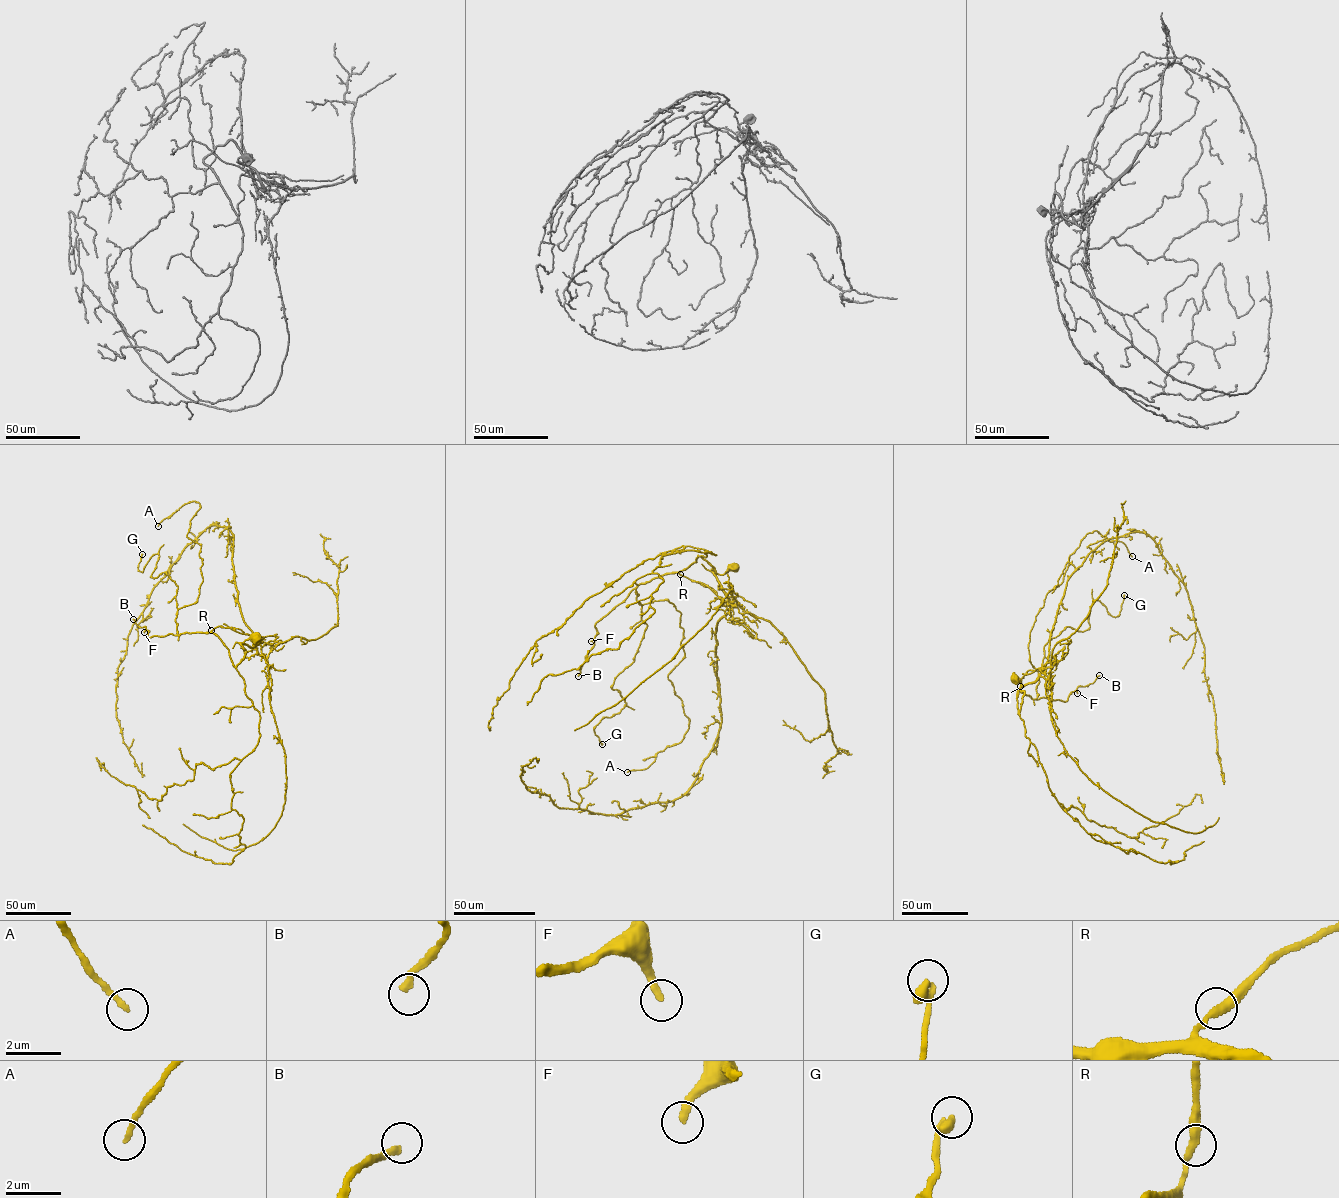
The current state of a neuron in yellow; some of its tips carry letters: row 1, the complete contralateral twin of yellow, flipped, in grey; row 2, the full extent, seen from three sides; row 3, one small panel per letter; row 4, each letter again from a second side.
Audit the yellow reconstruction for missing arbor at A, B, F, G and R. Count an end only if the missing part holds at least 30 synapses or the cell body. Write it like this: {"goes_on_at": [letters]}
{"goes_on_at": ["B", "F"]}

